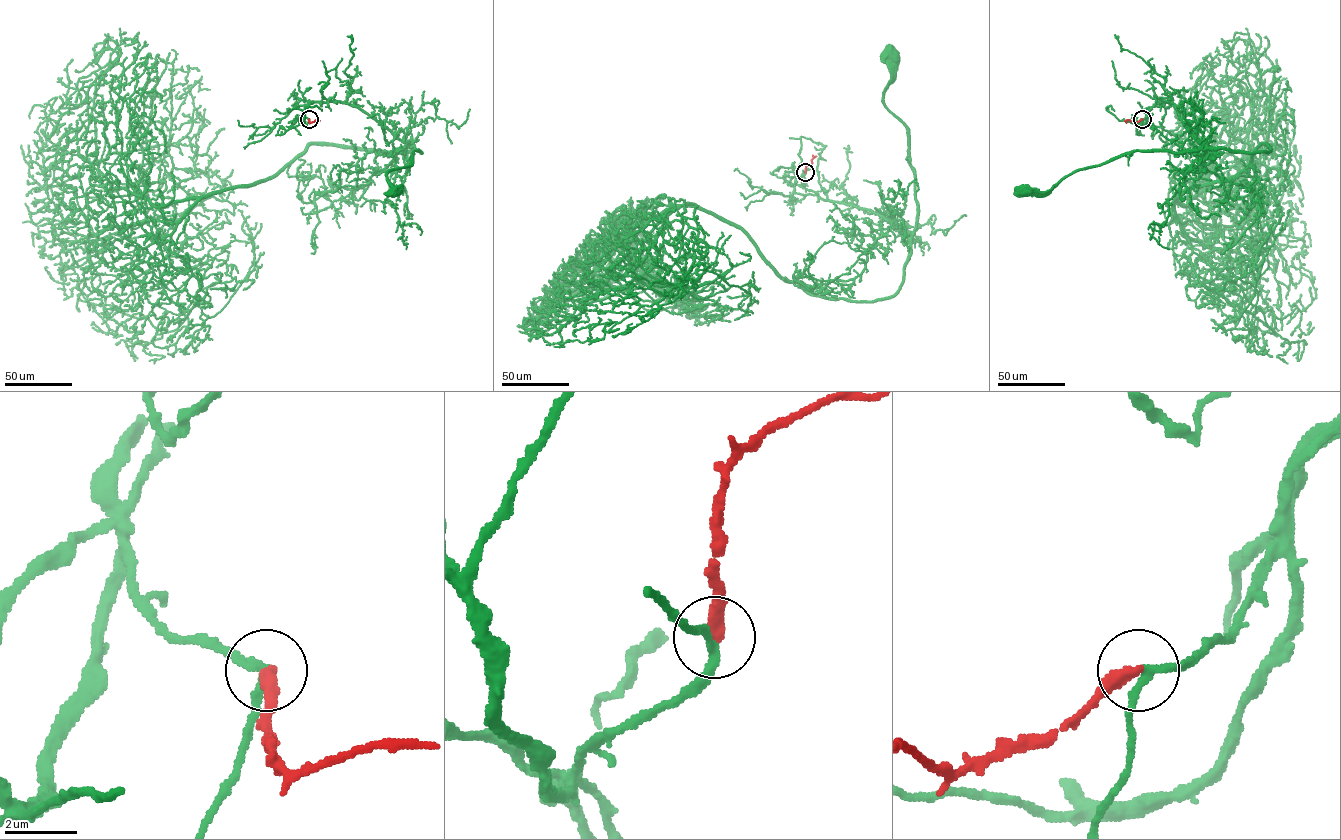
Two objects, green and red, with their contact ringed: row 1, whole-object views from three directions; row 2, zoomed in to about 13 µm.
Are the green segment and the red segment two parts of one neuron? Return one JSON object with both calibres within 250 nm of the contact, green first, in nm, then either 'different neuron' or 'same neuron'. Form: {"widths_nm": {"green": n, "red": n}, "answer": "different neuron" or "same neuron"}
{"widths_nm": {"green": 200, "red": 360}, "answer": "same neuron"}

